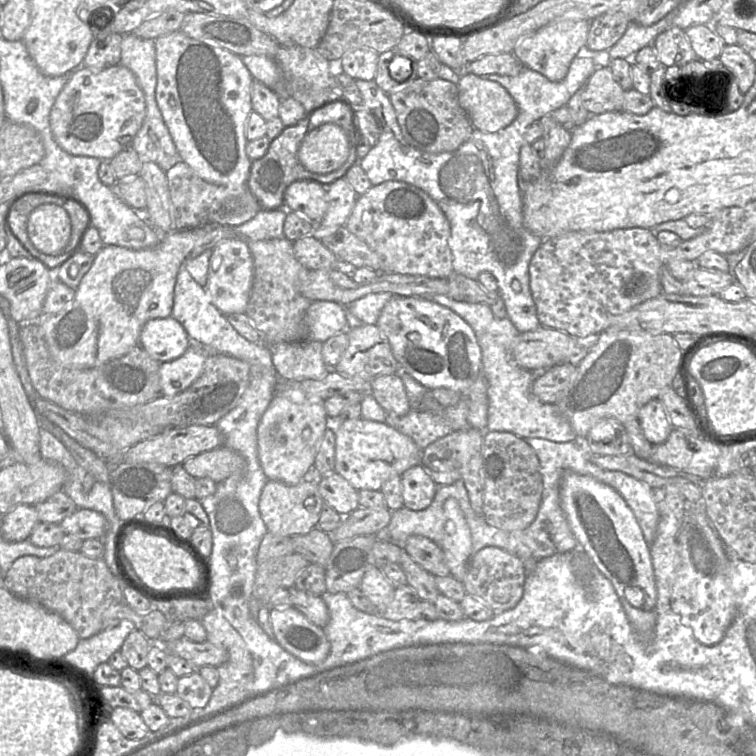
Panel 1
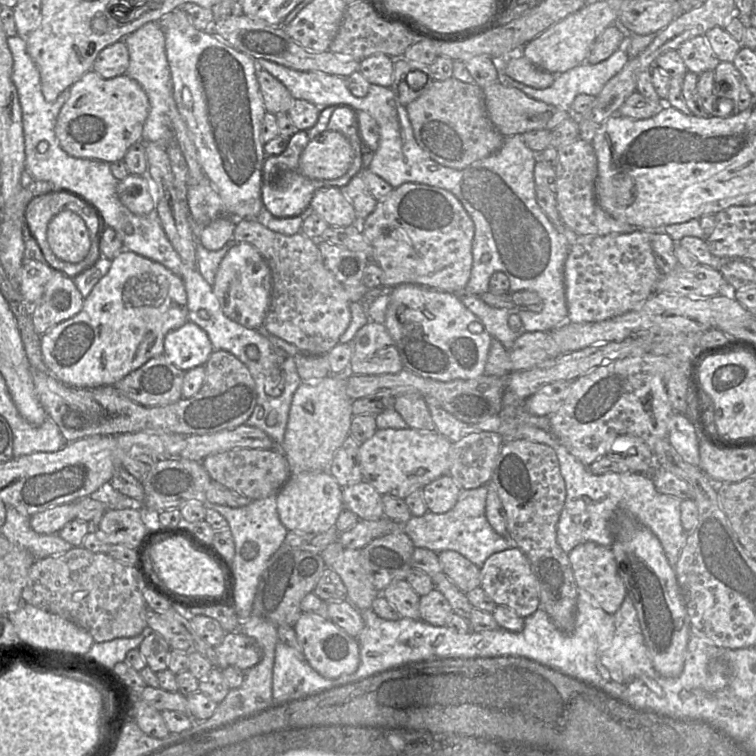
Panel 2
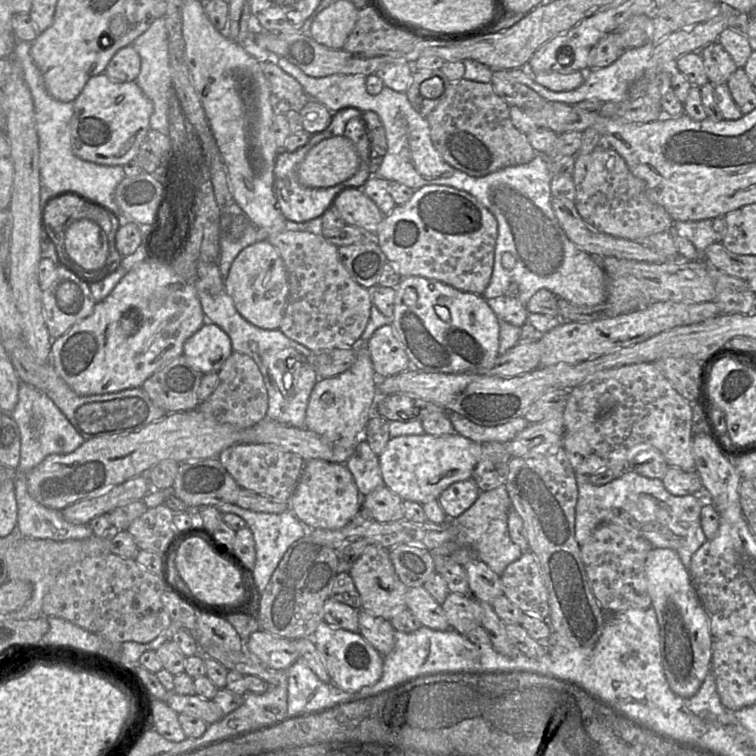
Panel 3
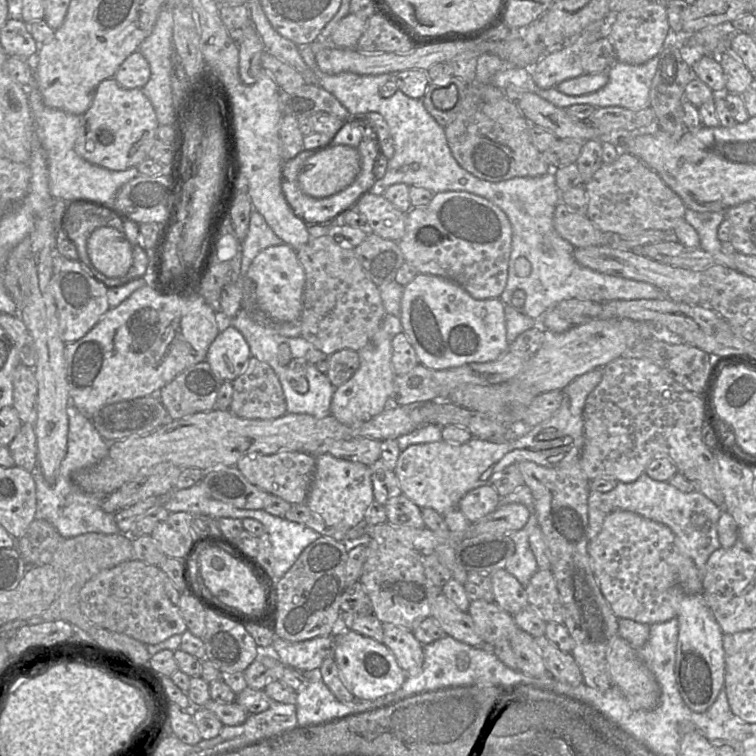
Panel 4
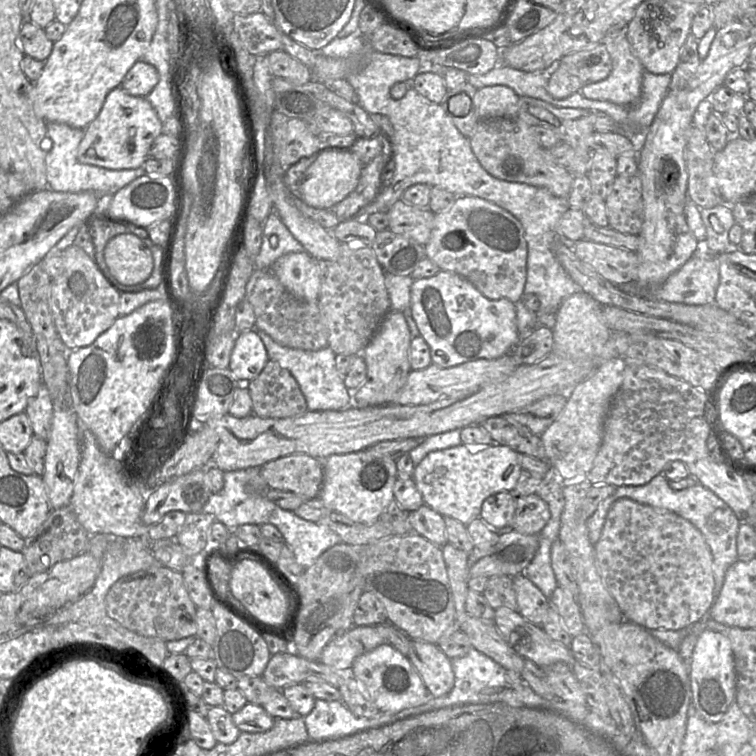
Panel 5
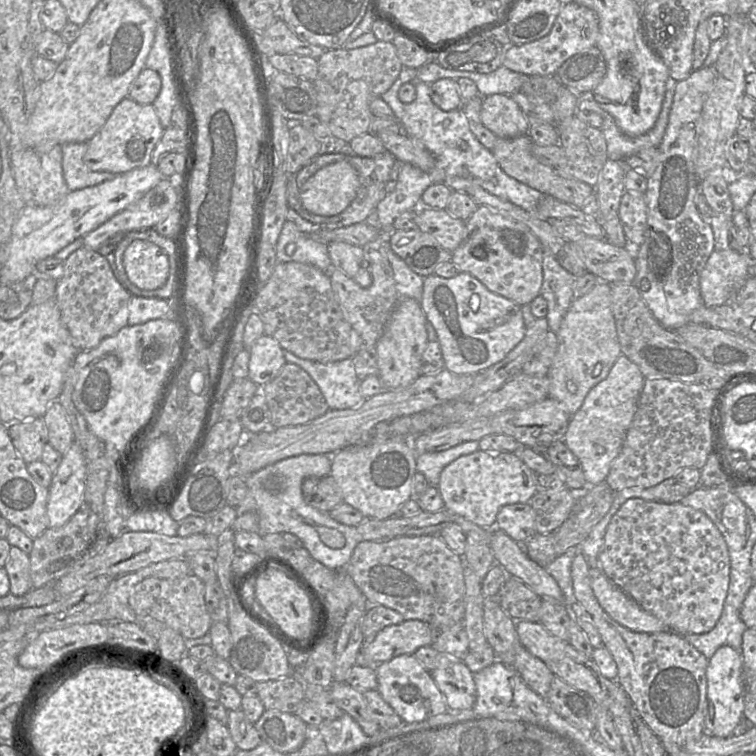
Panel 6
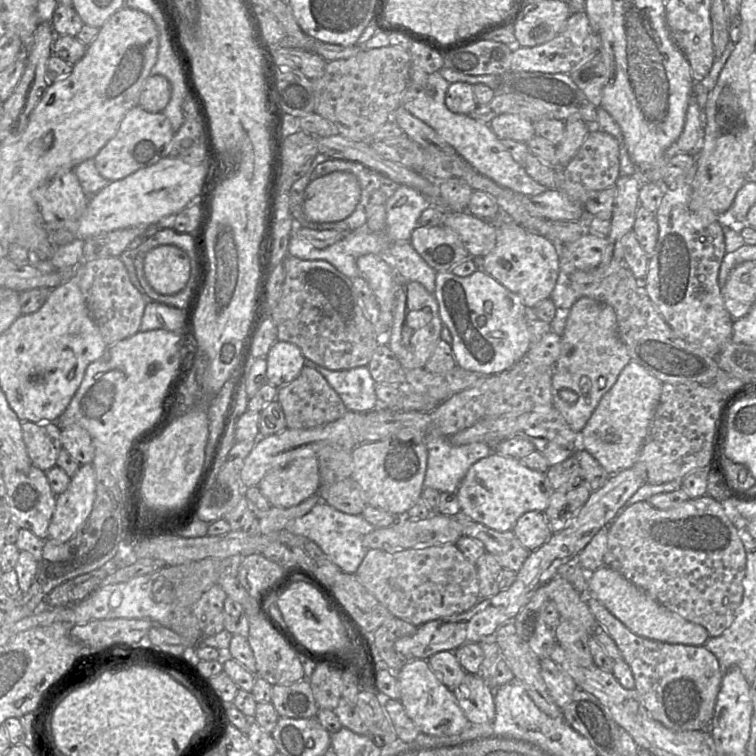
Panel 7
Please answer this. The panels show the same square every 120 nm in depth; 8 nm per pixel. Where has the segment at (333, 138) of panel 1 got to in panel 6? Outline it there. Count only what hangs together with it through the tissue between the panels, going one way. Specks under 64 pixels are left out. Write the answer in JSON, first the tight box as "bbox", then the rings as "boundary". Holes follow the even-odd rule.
{"bbox":[301,161,360,216],"boundary":[[[347,161],[326,165],[301,187],[303,206],[320,216],[334,216],[343,212],[355,199],[360,187],[356,168]]]}

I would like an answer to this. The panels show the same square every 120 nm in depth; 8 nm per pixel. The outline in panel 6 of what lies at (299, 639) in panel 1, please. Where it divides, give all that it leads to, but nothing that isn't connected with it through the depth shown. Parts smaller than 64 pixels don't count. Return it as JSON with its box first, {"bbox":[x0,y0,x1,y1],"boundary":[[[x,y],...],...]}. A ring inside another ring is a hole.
{"bbox":[377,655,449,722],"boundary":[[[400,655],[377,664],[377,691],[395,710],[403,722],[420,722],[445,713],[449,707],[430,672],[413,656]]]}

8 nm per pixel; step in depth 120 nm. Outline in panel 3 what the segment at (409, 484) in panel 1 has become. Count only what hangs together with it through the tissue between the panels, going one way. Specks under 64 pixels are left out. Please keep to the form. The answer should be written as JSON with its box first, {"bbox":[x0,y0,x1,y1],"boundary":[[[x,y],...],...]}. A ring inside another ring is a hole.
{"bbox":[437,480,480,519],"boundary":[[[473,480],[459,481],[446,488],[437,498],[437,502],[449,519],[454,519],[474,504],[480,492]]]}

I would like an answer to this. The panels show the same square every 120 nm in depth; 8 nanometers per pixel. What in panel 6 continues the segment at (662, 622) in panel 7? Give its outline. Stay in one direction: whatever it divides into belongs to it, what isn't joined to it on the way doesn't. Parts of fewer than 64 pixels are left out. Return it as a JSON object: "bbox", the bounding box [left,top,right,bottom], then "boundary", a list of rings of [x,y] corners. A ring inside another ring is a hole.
{"bbox":[590,567,669,633],"boundary":[[[598,567],[591,570],[590,586],[603,610],[622,626],[640,633],[669,631],[655,616],[642,609]]]}

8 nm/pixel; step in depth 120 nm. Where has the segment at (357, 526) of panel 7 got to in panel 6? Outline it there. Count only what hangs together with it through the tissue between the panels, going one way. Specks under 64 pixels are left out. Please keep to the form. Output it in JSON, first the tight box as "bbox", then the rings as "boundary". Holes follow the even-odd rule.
{"bbox":[235,454,360,570],"boundary":[[[302,454],[286,458],[271,465],[268,465],[244,478],[248,493],[243,501],[235,508],[239,514],[247,512],[256,512],[259,517],[259,533],[291,533],[297,536],[303,547],[309,552],[309,554],[318,562],[324,566],[333,569],[340,570],[346,568],[355,547],[360,543],[359,533],[354,526],[342,524],[334,520],[327,512],[317,510],[304,502],[304,495],[301,487],[303,481],[308,477],[314,477],[322,479],[326,476],[330,476],[331,473],[331,460],[328,455],[320,454]],[[275,476],[279,480],[279,488],[276,491],[271,491],[265,488],[265,482],[271,477]]]}

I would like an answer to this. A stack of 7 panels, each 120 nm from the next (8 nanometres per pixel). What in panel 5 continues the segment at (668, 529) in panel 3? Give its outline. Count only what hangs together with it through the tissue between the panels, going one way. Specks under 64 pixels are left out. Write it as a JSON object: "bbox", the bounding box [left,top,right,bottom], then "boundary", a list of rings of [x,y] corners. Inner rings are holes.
{"bbox":[587,474,741,597],"boundary":[[[659,474],[645,485],[619,486],[612,495],[599,504],[596,511],[587,520],[589,540],[593,545],[595,545],[601,537],[609,509],[620,498],[630,498],[641,504],[674,512],[690,521],[703,534],[713,556],[716,597],[723,586],[727,569],[738,561],[737,534],[741,521],[734,511],[713,491],[700,483],[683,490],[674,490],[669,486],[669,480],[663,474]]]}

